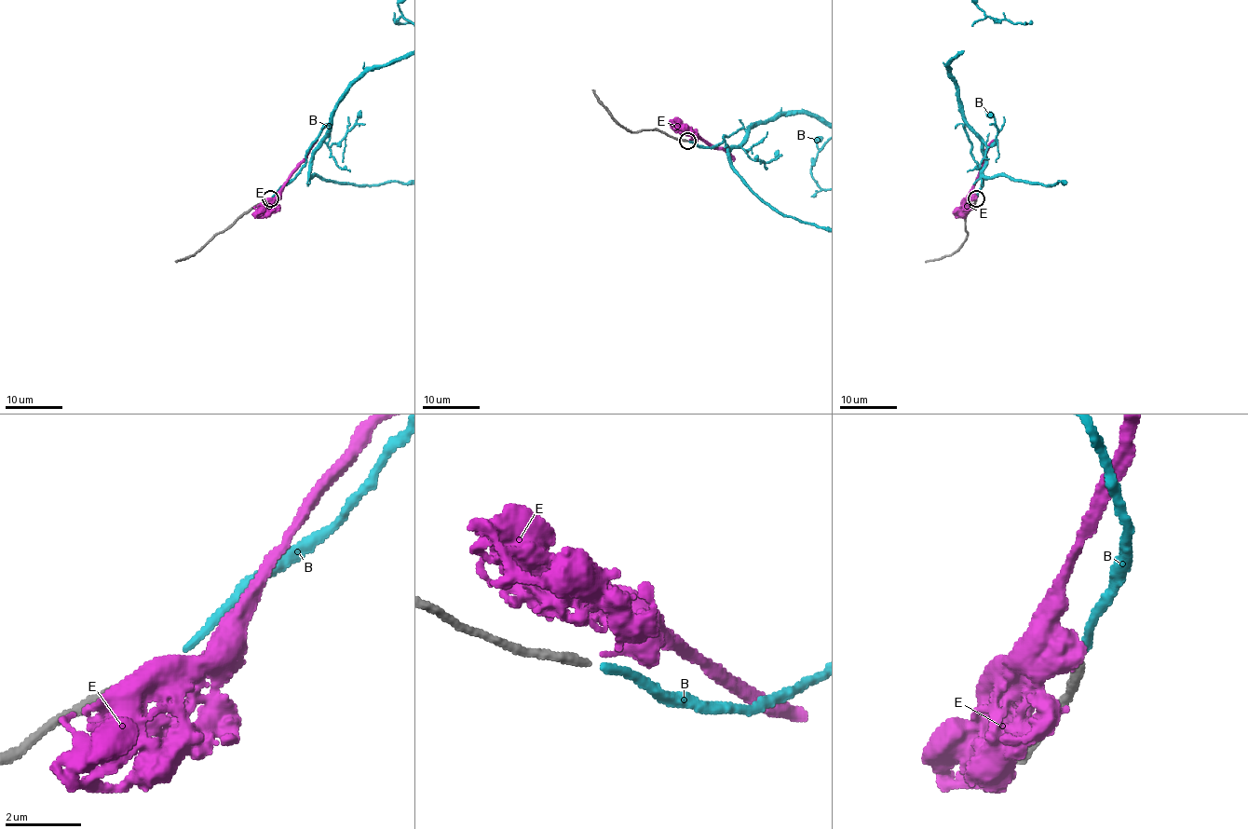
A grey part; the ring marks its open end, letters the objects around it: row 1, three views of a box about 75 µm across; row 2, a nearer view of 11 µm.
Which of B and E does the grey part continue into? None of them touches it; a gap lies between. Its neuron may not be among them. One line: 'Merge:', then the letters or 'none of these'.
Merge: B

